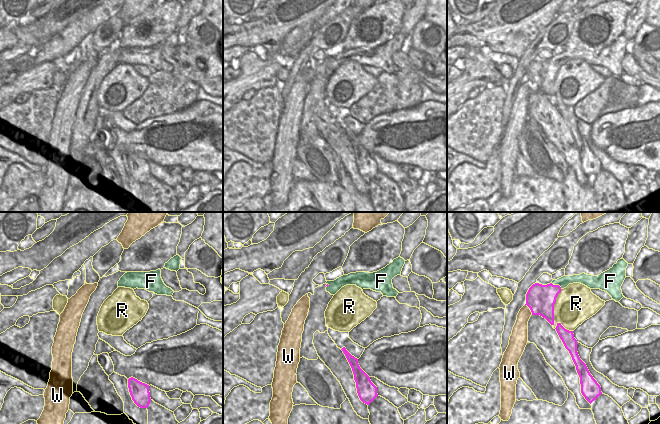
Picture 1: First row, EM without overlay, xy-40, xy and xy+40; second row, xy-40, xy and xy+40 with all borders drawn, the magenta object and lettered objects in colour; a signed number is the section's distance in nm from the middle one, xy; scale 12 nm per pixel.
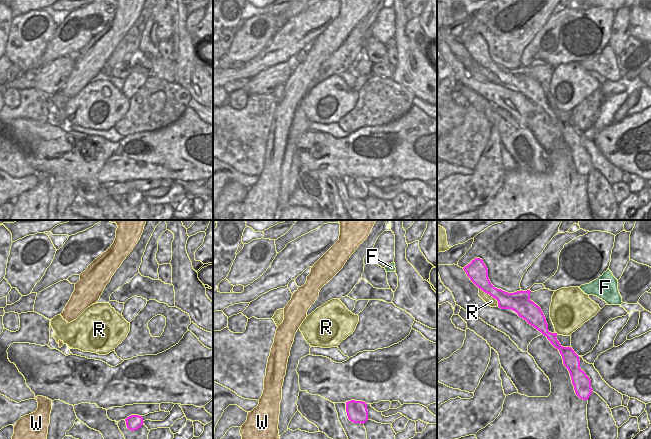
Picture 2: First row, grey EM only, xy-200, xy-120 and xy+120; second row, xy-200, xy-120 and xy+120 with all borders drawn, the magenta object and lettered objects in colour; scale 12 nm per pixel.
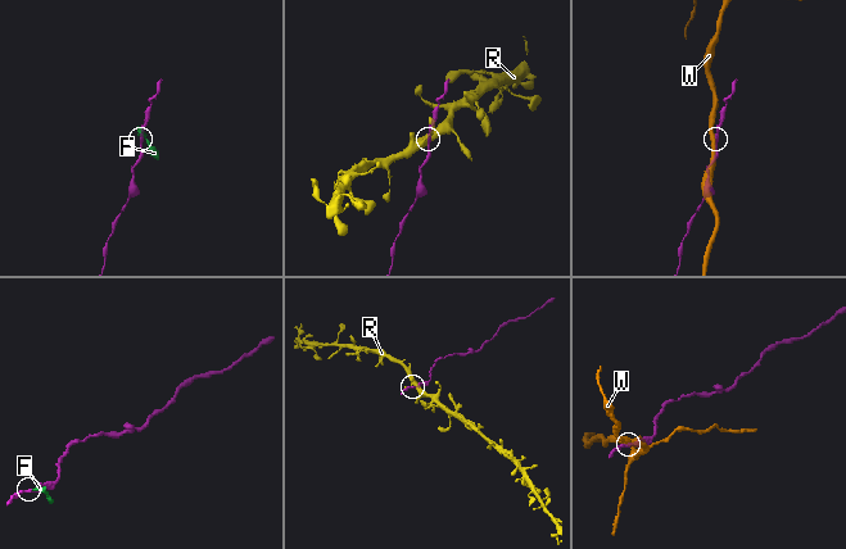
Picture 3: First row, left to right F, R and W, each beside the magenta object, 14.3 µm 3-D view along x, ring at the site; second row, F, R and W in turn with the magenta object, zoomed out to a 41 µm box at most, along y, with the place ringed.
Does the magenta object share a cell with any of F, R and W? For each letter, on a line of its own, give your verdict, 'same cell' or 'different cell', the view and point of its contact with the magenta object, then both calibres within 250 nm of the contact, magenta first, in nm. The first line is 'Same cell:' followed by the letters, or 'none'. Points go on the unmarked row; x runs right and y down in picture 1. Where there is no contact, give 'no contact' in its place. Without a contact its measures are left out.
Same cell: none
F: different cell; meets magenta in xy+40 at (556, 61); 340 nm thick on the magenta side, 140 nm on the other
R: different cell; meets magenta in xy+40 at (553, 83); 340 nm thick on the magenta side, 440 nm on the other
W: different cell; meets magenta in xy+40 at (530, 85); 340 nm thick on the magenta side, 170 nm on the other

